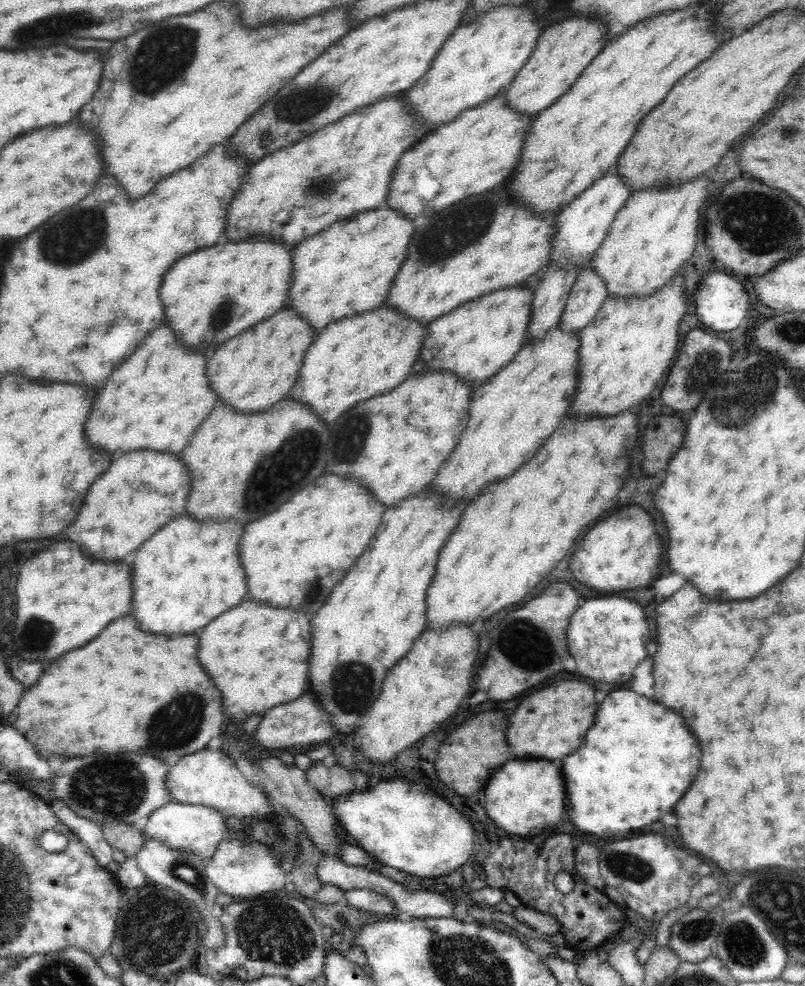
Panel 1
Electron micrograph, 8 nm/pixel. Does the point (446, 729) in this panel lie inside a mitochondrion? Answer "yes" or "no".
no

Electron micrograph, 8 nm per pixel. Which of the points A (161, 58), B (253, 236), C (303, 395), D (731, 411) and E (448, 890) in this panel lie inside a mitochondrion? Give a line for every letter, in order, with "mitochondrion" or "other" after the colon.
A: mitochondrion
B: other
C: other
D: mitochondrion
E: other

